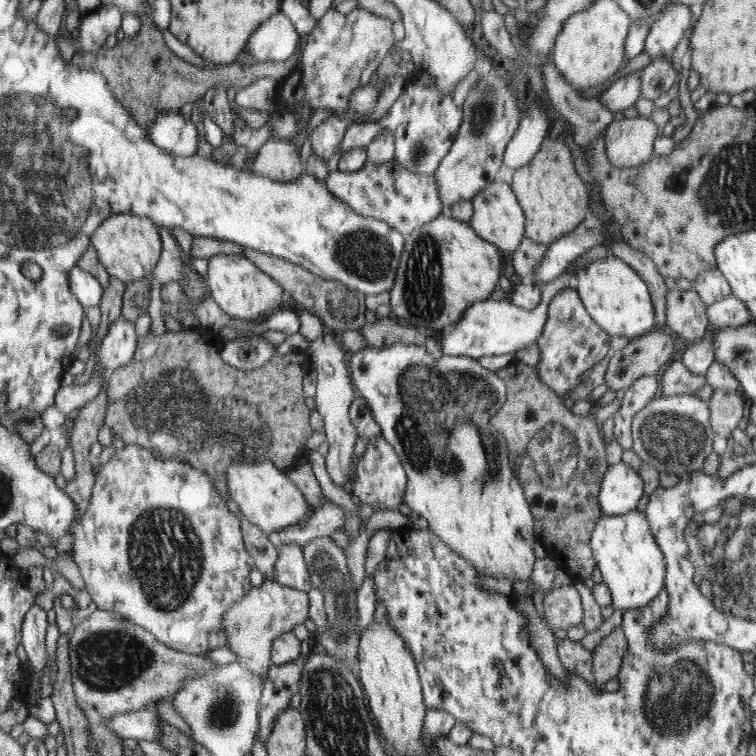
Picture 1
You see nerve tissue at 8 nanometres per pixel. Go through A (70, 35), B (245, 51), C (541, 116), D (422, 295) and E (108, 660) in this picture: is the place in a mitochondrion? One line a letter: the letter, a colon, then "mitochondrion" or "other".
A: other
B: other
C: other
D: mitochondrion
E: mitochondrion

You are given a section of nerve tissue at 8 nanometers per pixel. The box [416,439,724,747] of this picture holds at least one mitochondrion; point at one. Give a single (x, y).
(677, 699)

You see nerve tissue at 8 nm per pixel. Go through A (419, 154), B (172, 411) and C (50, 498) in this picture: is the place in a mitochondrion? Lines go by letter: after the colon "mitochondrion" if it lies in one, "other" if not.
A: mitochondrion
B: mitochondrion
C: other

